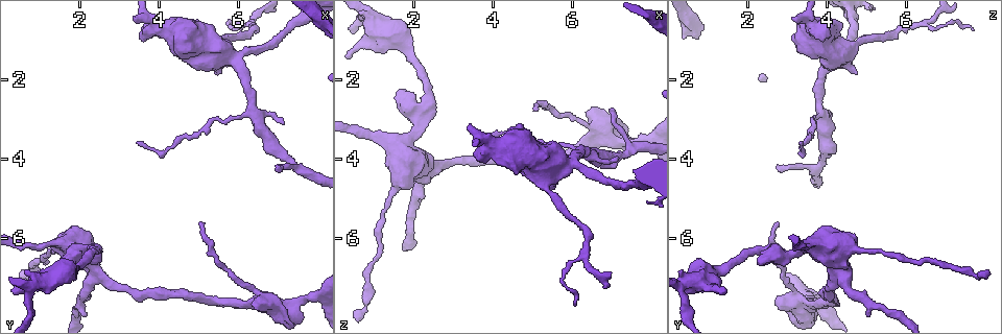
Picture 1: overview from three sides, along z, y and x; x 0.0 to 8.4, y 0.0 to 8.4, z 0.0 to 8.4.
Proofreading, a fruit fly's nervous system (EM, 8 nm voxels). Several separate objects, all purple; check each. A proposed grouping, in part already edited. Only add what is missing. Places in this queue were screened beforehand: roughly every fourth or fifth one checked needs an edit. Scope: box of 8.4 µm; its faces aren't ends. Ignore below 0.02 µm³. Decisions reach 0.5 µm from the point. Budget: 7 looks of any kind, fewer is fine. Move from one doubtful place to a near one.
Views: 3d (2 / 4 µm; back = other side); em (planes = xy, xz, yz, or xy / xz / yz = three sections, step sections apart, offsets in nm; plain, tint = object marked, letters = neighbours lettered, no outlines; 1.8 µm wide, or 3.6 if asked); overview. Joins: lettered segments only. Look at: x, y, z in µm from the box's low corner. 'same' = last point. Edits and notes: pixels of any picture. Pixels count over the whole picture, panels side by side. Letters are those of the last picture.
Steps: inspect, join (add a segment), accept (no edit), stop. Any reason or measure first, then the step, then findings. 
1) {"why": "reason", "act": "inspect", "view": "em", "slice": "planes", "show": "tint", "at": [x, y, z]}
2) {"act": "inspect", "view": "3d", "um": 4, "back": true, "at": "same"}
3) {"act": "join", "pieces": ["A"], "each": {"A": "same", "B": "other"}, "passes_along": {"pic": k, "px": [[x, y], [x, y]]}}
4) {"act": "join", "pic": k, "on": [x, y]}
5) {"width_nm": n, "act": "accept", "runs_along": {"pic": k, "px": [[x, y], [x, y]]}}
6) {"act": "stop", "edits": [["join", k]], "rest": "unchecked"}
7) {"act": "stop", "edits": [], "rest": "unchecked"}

{"why": "free end", "act": "inspect", "view": "em", "slice": "planes", "show": "letters", "at": [3.40, 3.60, 3.40]}

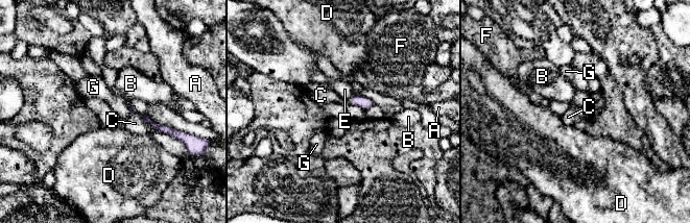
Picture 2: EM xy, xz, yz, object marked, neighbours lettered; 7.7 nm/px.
{"act": "accept", "each": {"A": "other", "B": "other", "C": "other", "D": "other", "E": "other", "F": "other", "G": "other"}, "border": {"pic": 2, "px": [[350, 103], [357, 104], [364, 109]]}, "found": "none of them fits"}

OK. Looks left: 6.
{"why": "arms part here", "act": "inspect", "view": "3d", "um": 4, "back": true, "at": [2.05, 6.40, 2.90]}

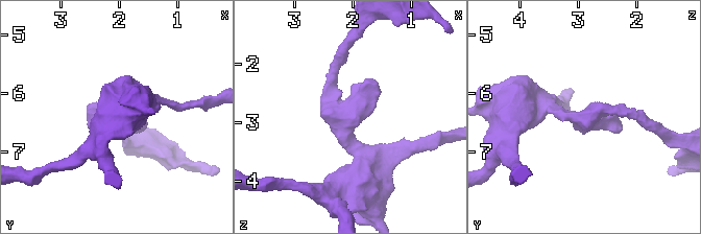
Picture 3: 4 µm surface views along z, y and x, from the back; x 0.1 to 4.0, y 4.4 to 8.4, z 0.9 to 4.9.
{"act": "inspect", "view": "em", "slice": "planes", "show": "letters", "at": [2.10, 6.50, 2.90]}

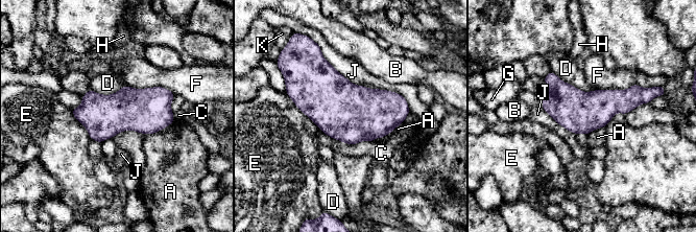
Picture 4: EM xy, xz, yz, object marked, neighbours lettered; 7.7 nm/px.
{"act": "accept", "each": {"A": "other", "B": "other", "C": "other", "D": "other", "E": "other", "F": "other", "G": "other", "H": "other", "J": "other", "K": "other"}, "border": {"pic": 4, "px": [[174, 120], [154, 133], [142, 134]]}, "found": "no lettered segment goes on from it"}

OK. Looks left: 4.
{"why": "long arm stops here", "act": "inspect", "view": "3d", "um": 2, "at": [5.10, 5.60, 2.75]}

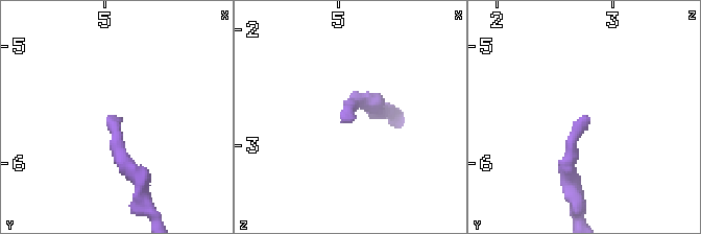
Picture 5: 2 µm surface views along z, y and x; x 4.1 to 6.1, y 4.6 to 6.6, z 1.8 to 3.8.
{"why": "need the tissue", "act": "inspect", "view": "em", "slice": "yz", "step": 16, "show": "letters", "at": [5.10, 5.58, 2.76]}

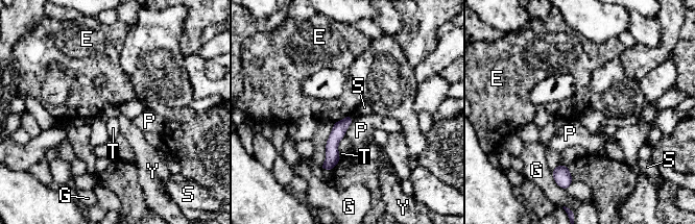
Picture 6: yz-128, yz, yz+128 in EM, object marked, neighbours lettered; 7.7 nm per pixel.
{"act": "accept", "each": {"E": "other", "G": "other", "P": "other", "S": "other", "T": "other", "Y": "other"}, "border": {"pic": 6, "px": [[350, 115], [339, 120]]}, "found": "no lettered segment goes on from it"}

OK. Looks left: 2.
{"act": "stop", "edits": [], "rest": "unchecked"}

